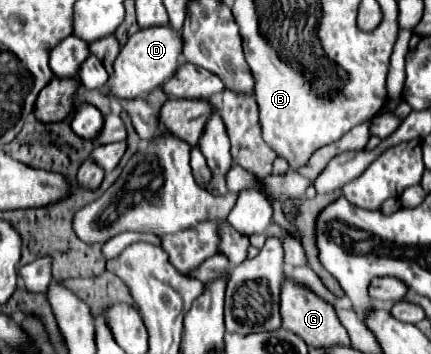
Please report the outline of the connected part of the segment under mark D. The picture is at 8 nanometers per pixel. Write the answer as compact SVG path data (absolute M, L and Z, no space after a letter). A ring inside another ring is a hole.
M170 26L138 30L128 38L118 58L114 60L114 74L108 78L106 86L102 88L102 94L120 100L132 100L150 94L154 88L162 86L174 76L174 72L178 70L180 52L182 52L180 32L174 32Z

